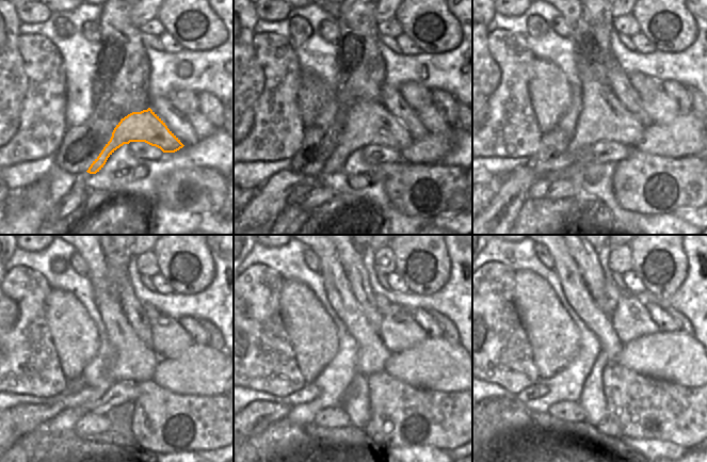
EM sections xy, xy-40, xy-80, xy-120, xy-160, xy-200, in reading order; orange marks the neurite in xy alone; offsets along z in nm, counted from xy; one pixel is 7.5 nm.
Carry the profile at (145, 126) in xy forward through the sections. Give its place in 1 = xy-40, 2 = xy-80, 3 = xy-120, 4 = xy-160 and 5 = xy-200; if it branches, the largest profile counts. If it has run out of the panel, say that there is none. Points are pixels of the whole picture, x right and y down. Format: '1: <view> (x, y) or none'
1: xy-40 (367, 123)
2: xy-80 (603, 118)
3: xy-120 (134, 361)
4: xy-160 (372, 354)
5: xy-200 (576, 291)

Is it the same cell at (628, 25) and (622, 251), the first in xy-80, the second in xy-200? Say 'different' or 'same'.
same

